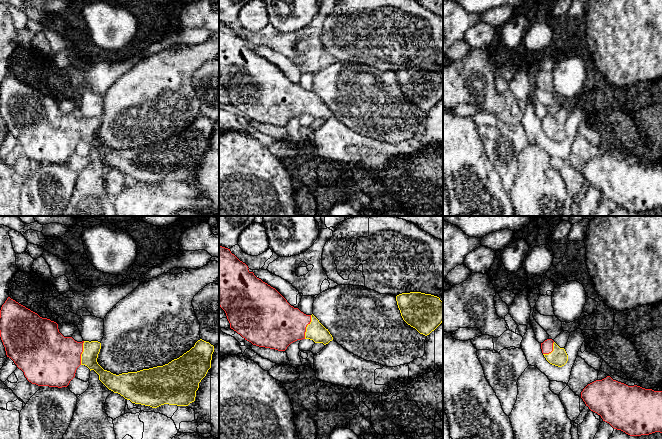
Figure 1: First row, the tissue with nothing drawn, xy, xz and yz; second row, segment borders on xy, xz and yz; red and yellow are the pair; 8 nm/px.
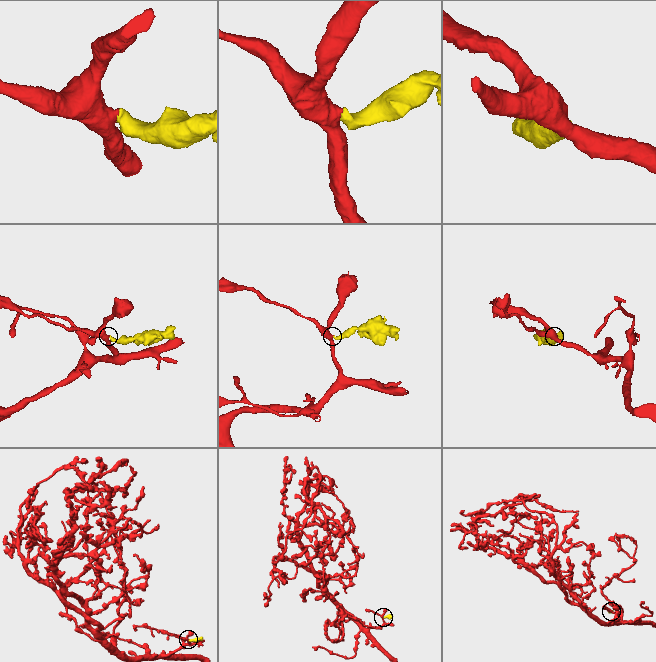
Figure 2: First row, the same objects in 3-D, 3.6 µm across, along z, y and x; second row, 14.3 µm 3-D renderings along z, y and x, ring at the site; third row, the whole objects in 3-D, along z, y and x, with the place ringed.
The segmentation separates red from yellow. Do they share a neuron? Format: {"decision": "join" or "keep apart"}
{"decision": "join"}

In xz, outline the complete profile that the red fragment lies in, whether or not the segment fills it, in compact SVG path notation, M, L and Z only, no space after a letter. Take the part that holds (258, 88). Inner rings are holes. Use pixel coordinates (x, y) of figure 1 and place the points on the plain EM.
M219 21L219 82L225 87L231 105L253 121L278 127L285 127L297 116L310 115L324 121L333 116L313 90L306 91L291 82L275 64L248 45L230 25Z

